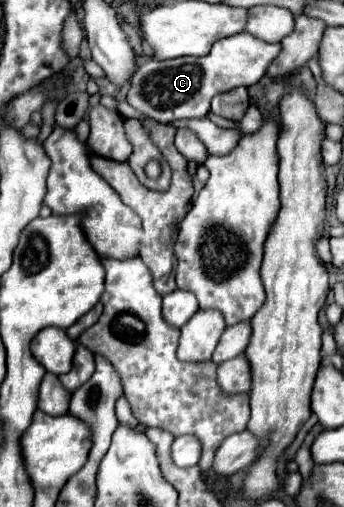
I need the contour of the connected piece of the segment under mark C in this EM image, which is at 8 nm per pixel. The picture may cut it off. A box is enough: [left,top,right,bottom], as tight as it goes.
[128,32,282,122]

